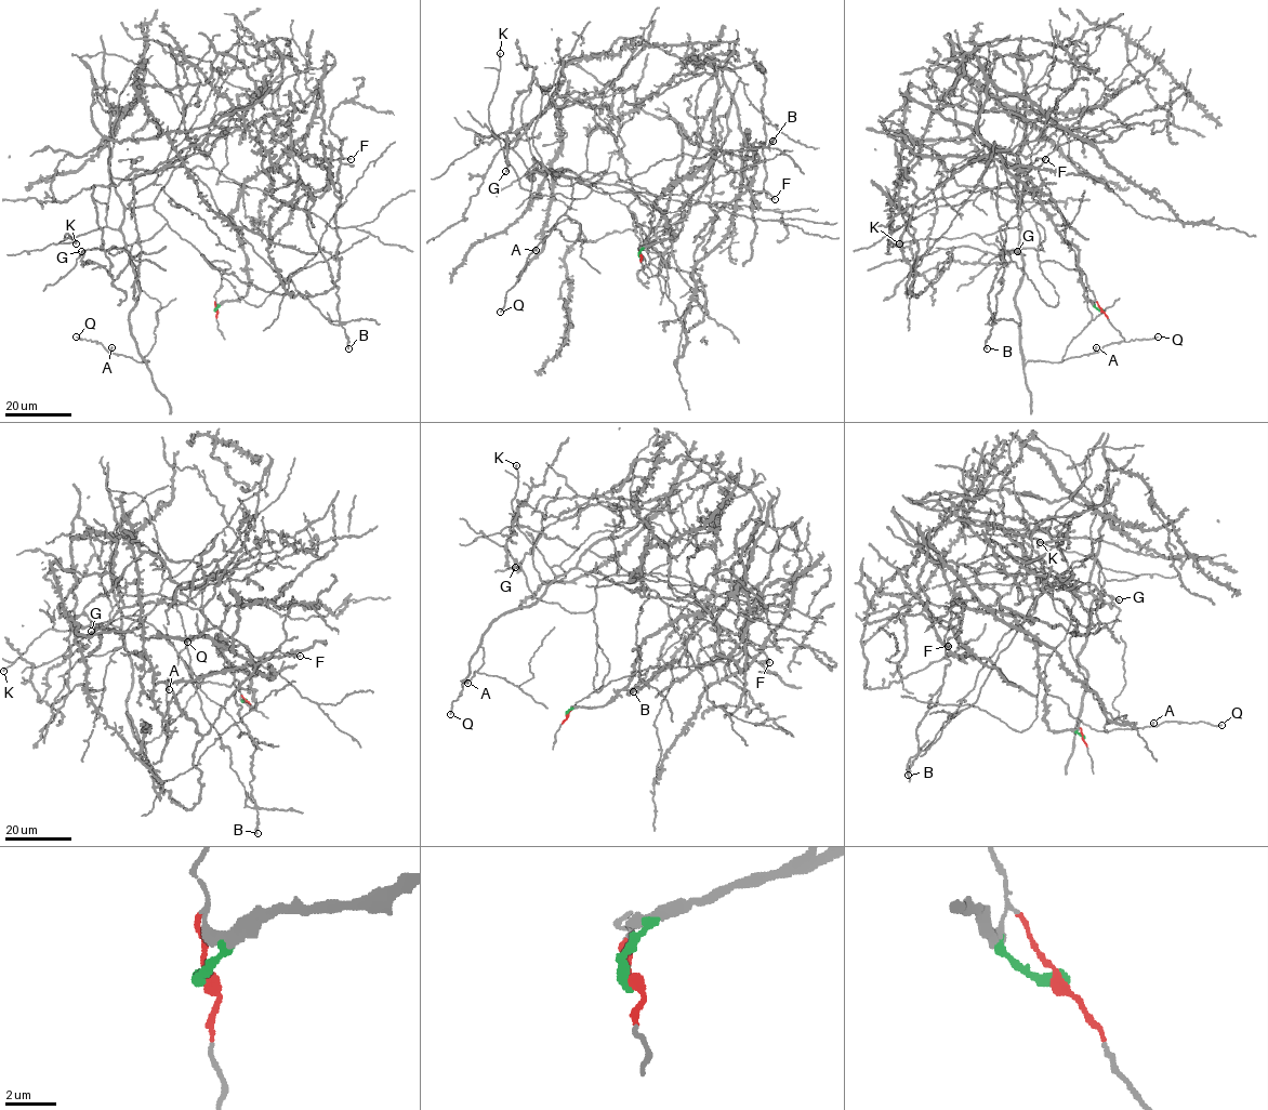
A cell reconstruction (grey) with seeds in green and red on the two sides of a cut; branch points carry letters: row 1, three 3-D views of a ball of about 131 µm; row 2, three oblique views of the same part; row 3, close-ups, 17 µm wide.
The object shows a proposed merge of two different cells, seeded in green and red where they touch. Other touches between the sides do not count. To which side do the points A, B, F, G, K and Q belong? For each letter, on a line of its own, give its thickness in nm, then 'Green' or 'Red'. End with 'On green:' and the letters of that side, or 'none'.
A: Thickness 280 nm. Red
B: Thickness 260 nm. Green
F: Thickness 220 nm. Green
G: Thickness 400 nm. Red
K: Thickness 240 nm. Red
Q: Thickness 190 nm. Red
On green: B, F

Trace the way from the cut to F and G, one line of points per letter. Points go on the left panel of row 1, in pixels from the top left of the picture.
F: (215, 311), (248, 288), (230, 216), (243, 185), (279, 169), (291, 152), (309, 166), (351, 159)
G: (215, 311), (214, 294), (229, 264), (208, 261), (167, 224), (147, 239), (122, 248), (82, 250)

